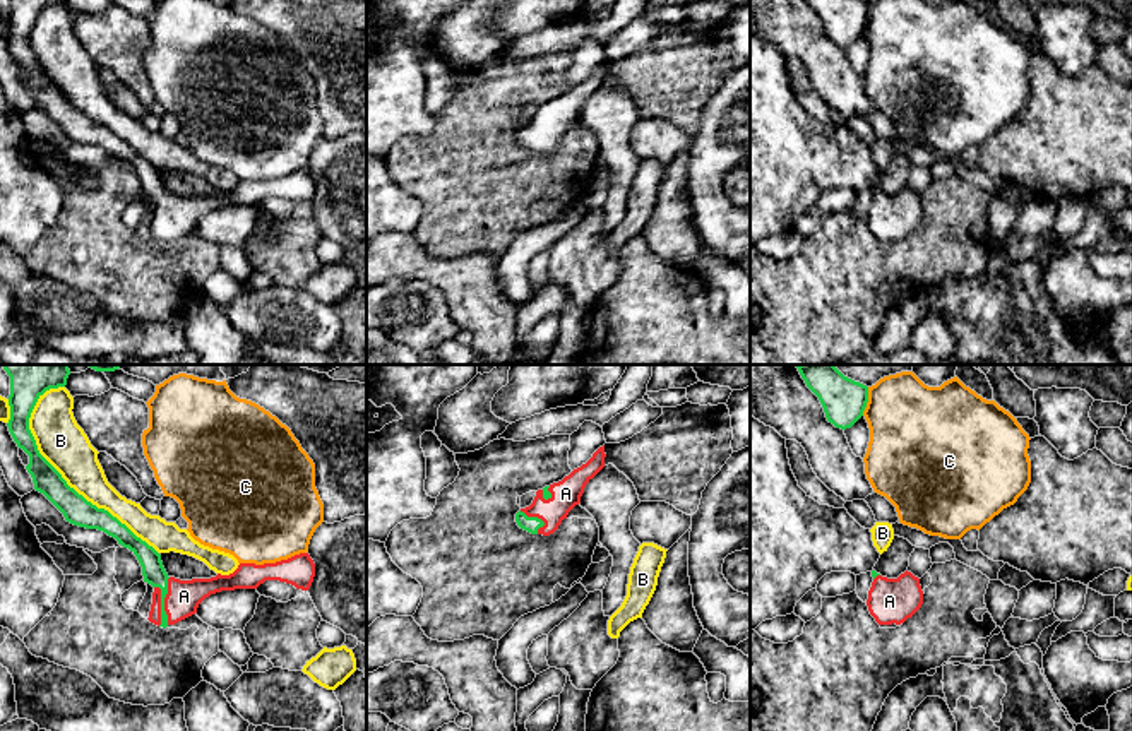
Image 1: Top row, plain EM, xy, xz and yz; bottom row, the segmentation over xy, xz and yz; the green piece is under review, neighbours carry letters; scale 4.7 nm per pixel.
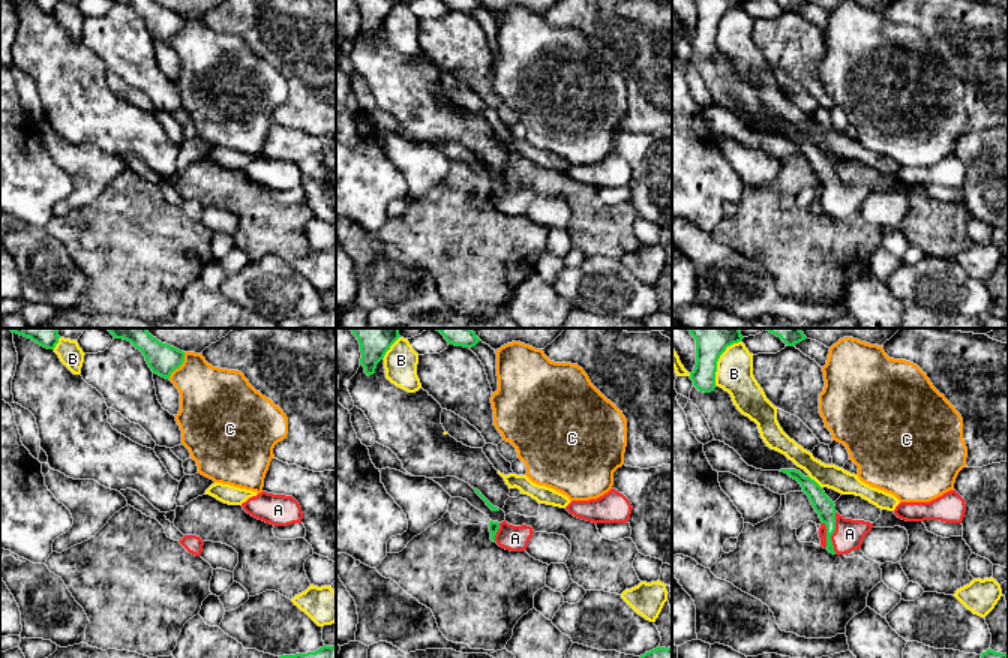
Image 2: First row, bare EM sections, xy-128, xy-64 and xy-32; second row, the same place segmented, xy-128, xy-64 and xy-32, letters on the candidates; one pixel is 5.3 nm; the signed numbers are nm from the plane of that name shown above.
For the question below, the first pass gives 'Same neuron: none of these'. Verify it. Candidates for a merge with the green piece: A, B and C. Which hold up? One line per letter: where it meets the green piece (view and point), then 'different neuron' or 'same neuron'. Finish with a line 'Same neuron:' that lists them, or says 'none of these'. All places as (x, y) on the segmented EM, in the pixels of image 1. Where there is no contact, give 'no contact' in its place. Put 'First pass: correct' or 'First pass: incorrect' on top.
First pass: incorrect
A: contact xy (163, 601); same neuron
B: contact xy (65, 481); different neuron
C: contact yz (867, 401); different neuron
Same neuron: A

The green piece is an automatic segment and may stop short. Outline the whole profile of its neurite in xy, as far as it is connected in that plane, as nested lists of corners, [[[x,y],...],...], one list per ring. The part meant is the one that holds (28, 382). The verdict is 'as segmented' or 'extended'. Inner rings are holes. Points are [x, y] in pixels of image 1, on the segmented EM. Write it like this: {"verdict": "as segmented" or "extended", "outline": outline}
{"verdict": "extended", "outline": [[[2,365],[10,377],[10,419],[9,431],[29,455],[27,472],[34,490],[43,493],[65,517],[67,522],[98,529],[128,548],[142,567],[144,582],[154,587],[149,621],[166,628],[197,613],[199,604],[211,594],[235,589],[257,589],[265,580],[279,580],[308,591],[315,577],[315,563],[308,553],[295,555],[276,563],[240,563],[229,575],[217,574],[211,579],[180,580],[170,577],[161,555],[137,538],[108,510],[98,508],[67,484],[62,474],[39,454],[29,430],[29,418],[38,399],[50,389],[67,385],[69,365]]]}

